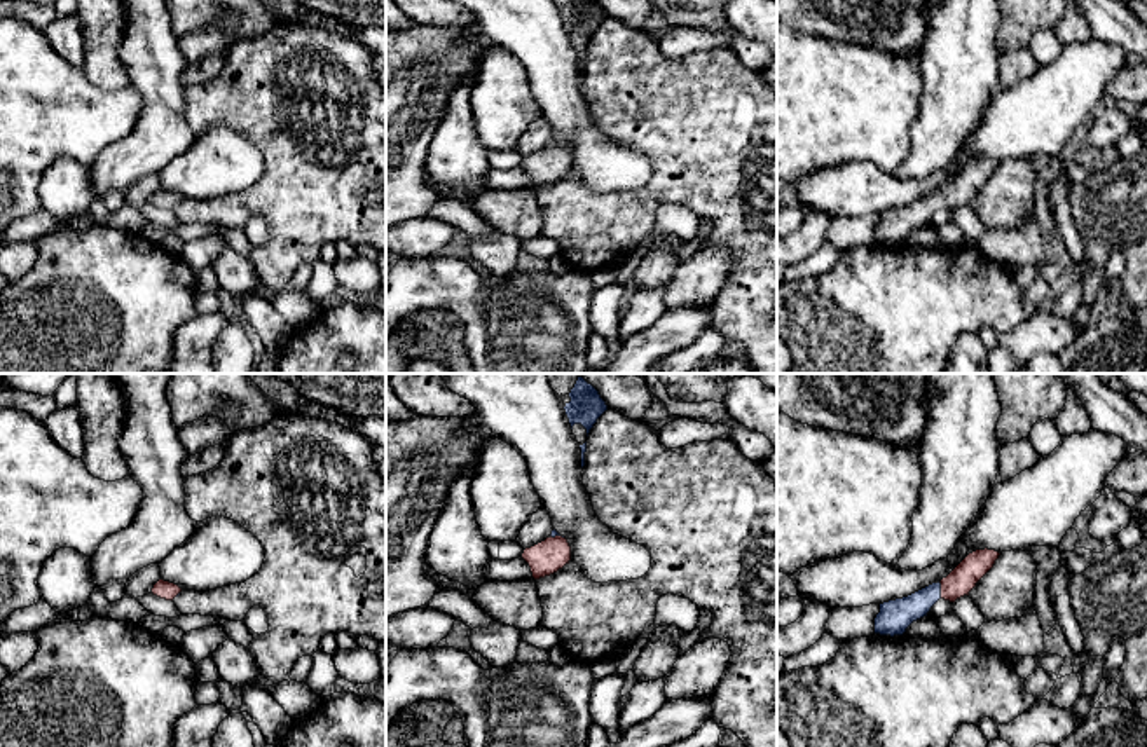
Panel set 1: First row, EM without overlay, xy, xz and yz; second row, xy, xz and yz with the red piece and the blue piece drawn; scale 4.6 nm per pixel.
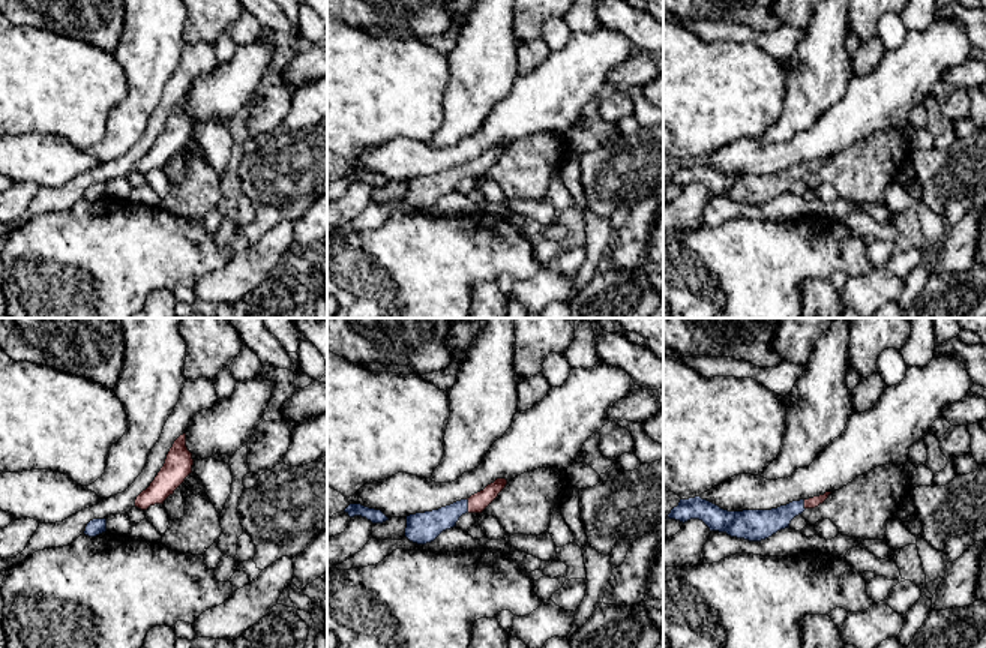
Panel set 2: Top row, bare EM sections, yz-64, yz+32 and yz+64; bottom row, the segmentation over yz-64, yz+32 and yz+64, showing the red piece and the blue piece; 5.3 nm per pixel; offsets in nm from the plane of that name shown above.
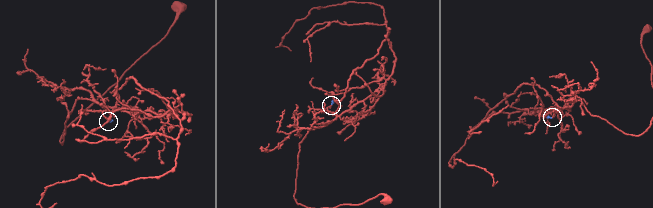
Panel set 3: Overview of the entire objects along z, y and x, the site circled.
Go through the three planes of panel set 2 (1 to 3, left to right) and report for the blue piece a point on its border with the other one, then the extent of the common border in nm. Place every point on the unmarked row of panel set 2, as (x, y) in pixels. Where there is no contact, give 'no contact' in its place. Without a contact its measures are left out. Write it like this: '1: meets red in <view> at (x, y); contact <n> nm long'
1: no contact
2: meets red in yz+32 at (468, 170); contact 80 nm long
3: meets red in yz+64 at (805, 168); contact 60 nm long

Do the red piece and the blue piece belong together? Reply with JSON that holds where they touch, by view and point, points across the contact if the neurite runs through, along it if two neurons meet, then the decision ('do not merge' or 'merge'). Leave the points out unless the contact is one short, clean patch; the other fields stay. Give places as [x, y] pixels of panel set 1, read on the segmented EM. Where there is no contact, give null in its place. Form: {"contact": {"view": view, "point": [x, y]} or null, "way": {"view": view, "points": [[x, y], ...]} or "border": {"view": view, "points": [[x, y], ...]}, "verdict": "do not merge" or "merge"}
{"contact": {"view": "yz", "point": [941, 590]}, "verdict": "merge"}

